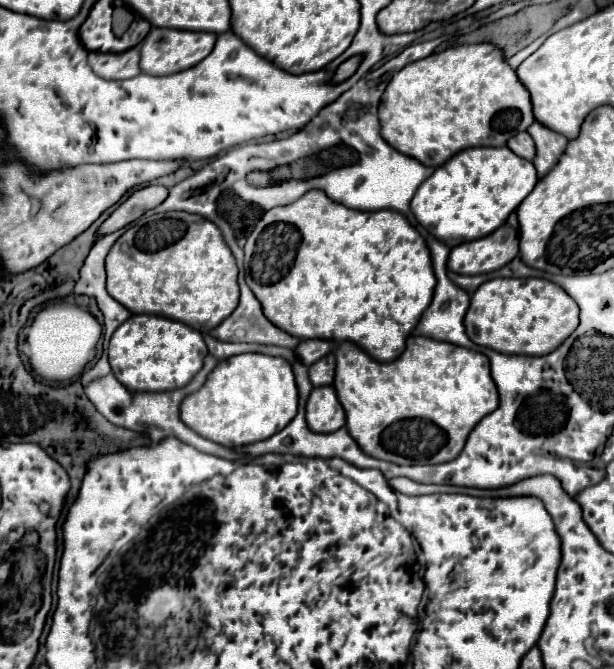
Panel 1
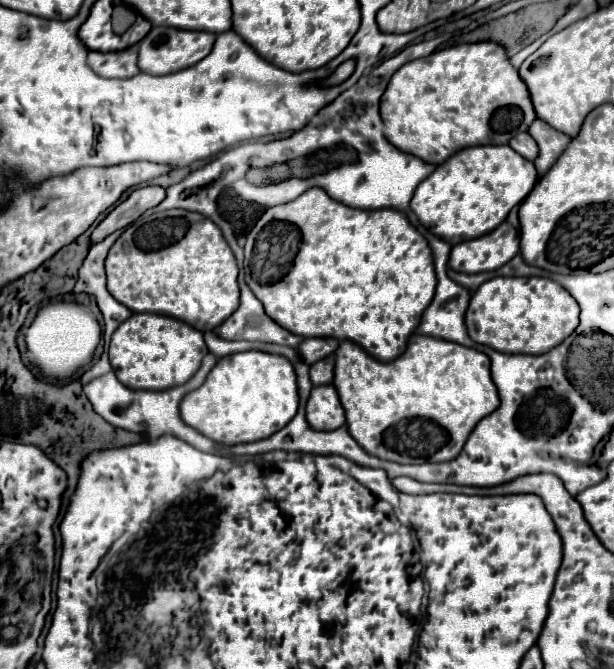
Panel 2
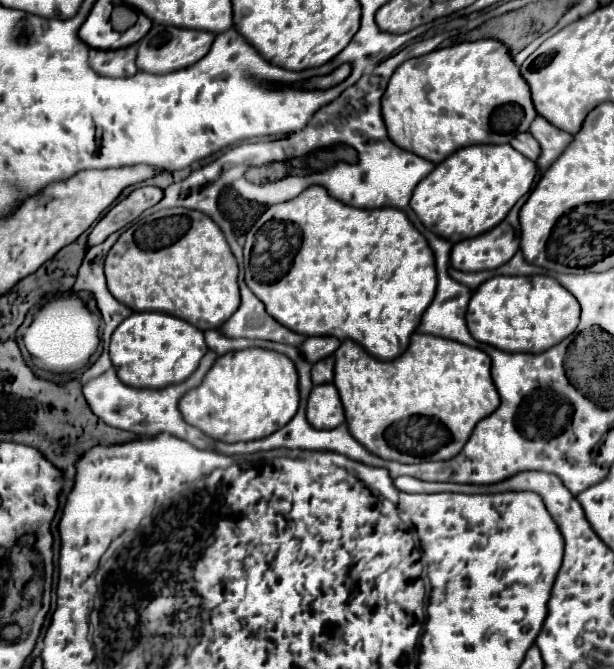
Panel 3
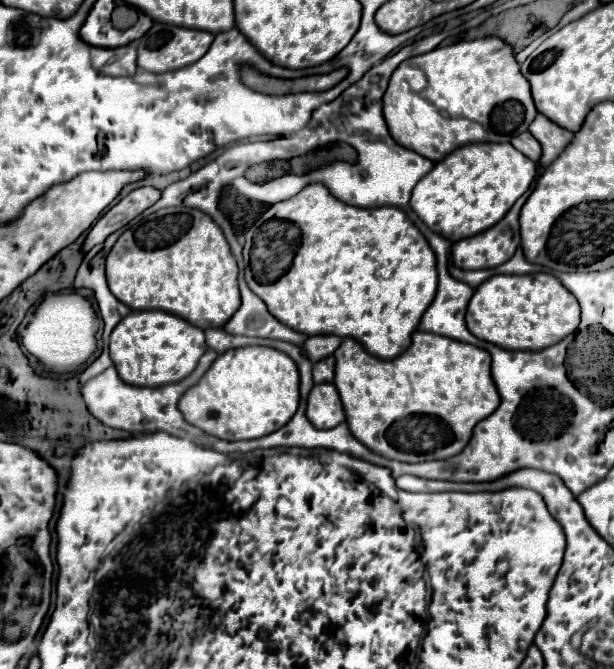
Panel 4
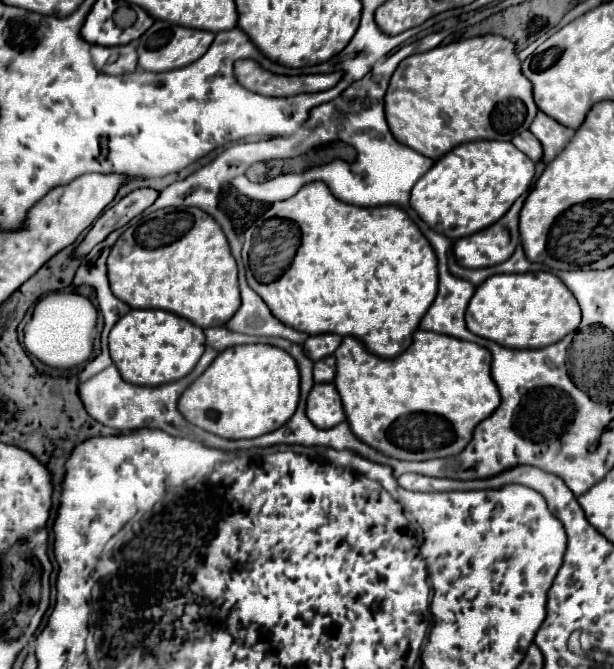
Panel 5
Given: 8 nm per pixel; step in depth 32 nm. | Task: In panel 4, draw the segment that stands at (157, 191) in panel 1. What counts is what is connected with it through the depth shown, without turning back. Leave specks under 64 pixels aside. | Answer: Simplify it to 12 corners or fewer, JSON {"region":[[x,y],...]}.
{"region":[[152,186],[132,190],[88,232],[88,252],[160,200]]}

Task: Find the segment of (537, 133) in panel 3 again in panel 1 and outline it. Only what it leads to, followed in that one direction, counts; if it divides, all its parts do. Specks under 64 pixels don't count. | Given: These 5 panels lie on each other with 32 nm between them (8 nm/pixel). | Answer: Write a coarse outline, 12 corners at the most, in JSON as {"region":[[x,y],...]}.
{"region":[[538,122],[534,138],[532,162],[544,178],[562,156],[568,140]]}

